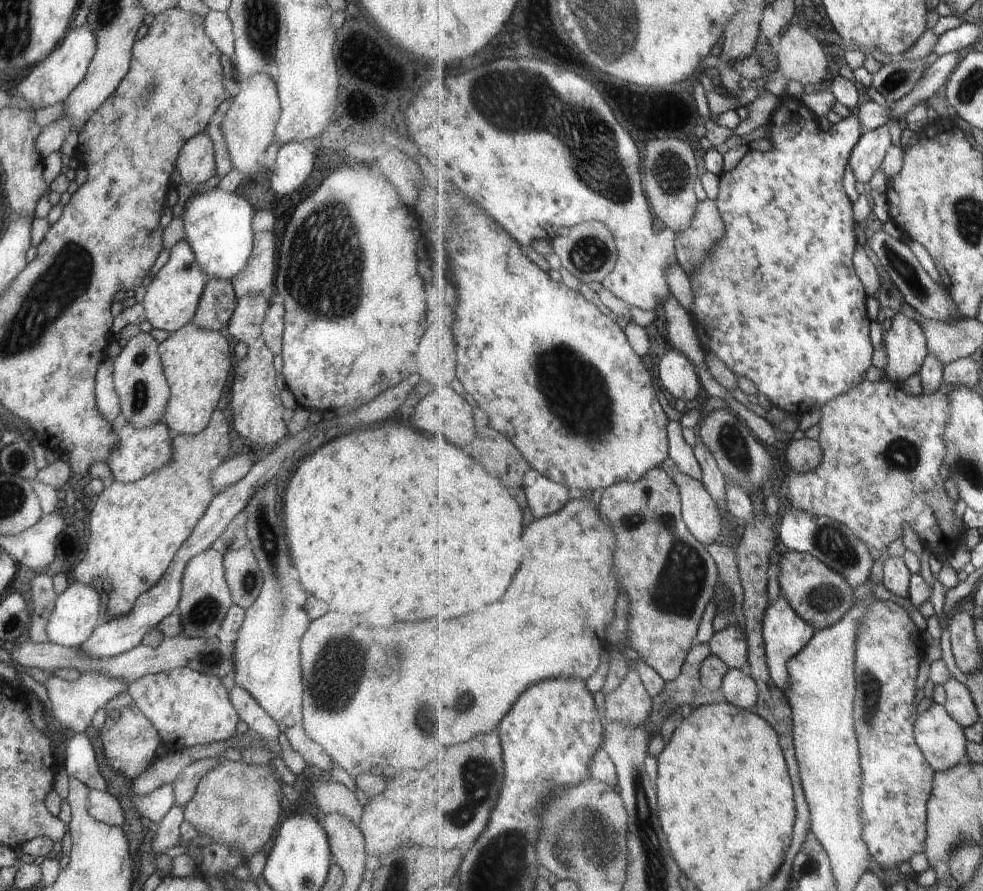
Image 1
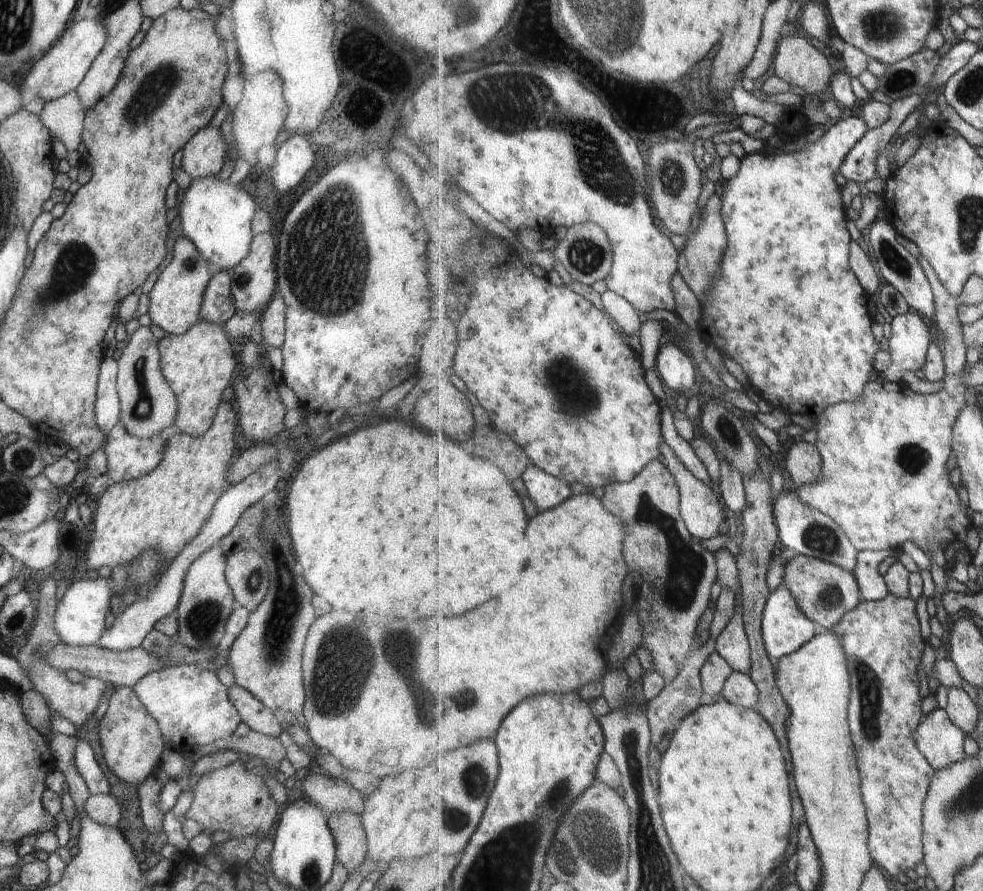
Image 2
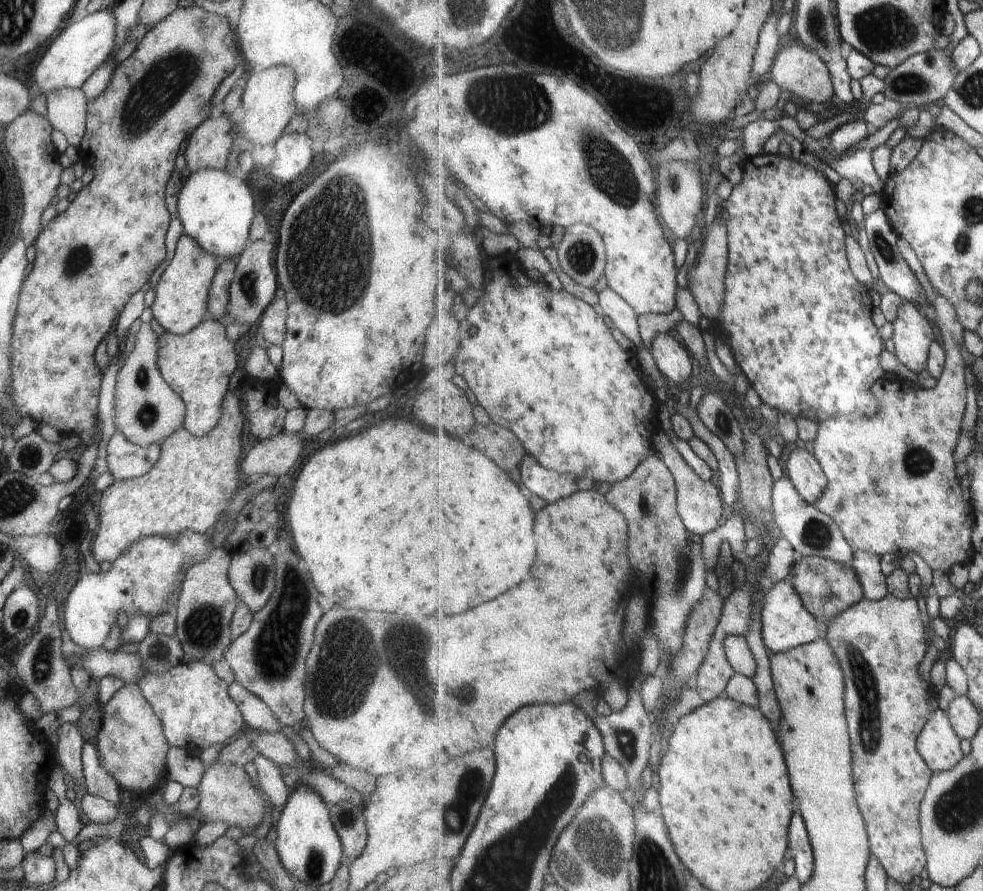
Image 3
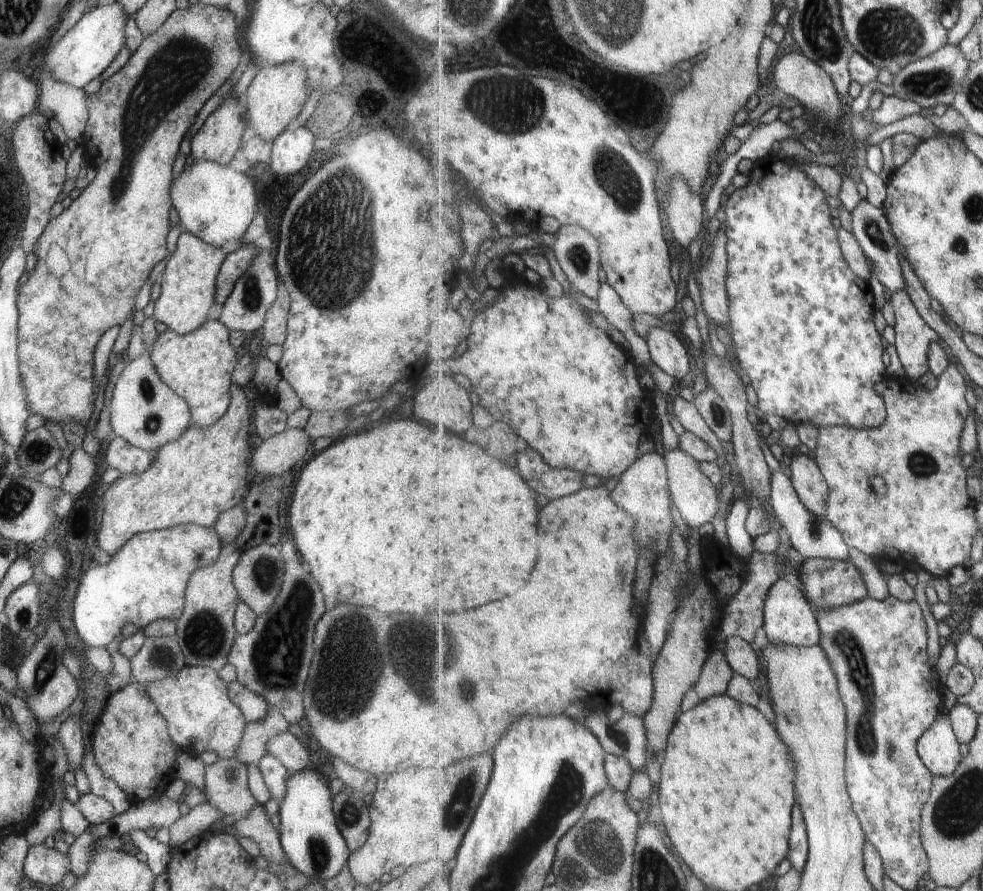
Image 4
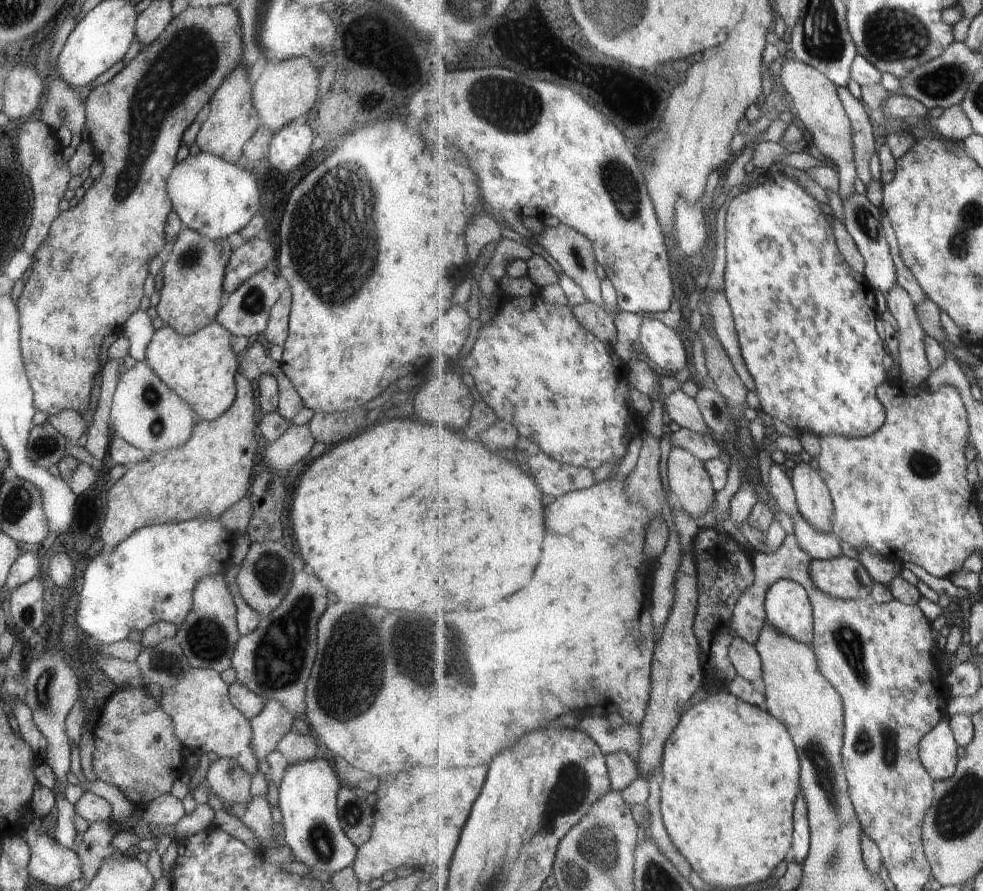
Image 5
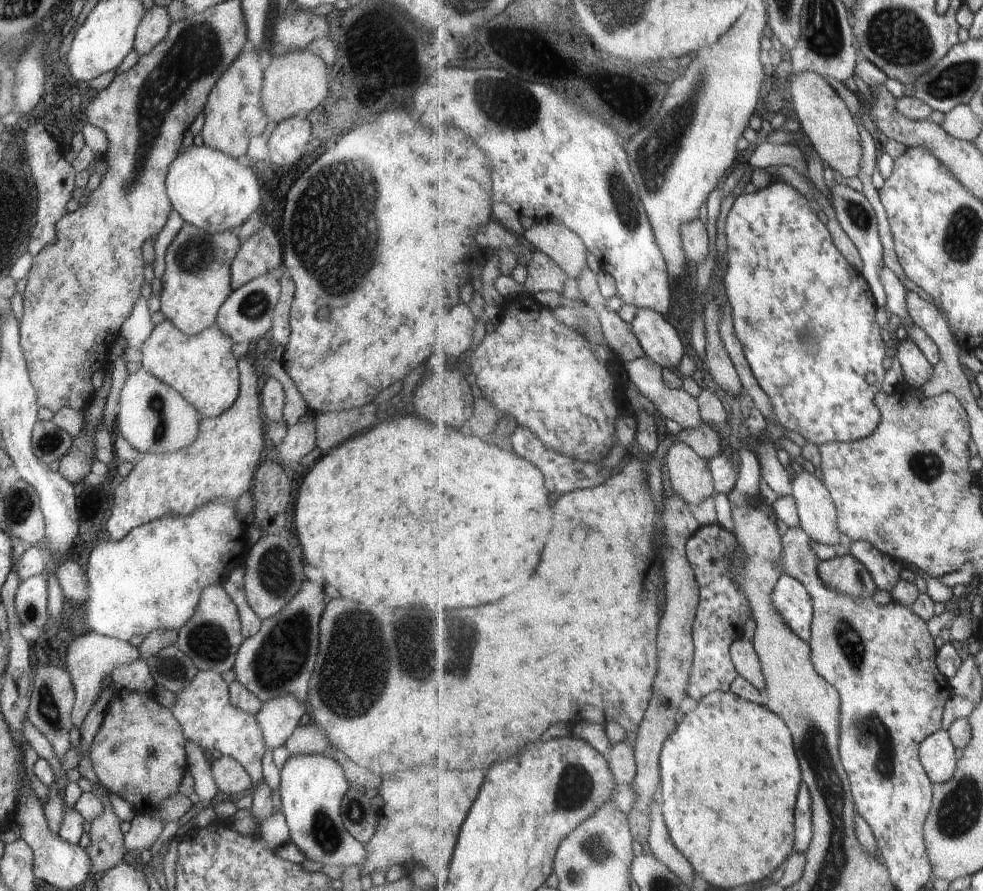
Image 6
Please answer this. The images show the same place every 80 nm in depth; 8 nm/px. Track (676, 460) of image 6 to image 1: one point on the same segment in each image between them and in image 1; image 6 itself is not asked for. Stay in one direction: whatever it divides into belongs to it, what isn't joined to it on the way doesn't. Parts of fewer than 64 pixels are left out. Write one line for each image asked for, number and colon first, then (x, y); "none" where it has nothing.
1: (699, 510)
2: (700, 507)
3: (701, 505)
4: (696, 496)
5: (691, 484)

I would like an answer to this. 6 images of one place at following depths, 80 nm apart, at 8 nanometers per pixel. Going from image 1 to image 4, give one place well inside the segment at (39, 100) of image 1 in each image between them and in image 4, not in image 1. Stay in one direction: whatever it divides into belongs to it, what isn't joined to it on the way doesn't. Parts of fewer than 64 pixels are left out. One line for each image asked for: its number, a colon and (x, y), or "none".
2: (60, 69)
3: (80, 47)
4: (86, 49)

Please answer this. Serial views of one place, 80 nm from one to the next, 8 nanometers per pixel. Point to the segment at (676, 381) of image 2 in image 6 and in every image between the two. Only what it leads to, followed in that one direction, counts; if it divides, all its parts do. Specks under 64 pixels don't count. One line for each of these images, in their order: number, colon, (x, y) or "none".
3: (674, 362)
4: (667, 352)
5: (663, 346)
6: (658, 339)

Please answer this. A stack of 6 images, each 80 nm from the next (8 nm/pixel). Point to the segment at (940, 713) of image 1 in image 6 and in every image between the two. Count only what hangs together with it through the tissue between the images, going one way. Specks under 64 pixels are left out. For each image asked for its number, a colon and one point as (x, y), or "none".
2: (941, 741)
3: (939, 744)
4: (939, 748)
5: (939, 751)
6: (938, 753)

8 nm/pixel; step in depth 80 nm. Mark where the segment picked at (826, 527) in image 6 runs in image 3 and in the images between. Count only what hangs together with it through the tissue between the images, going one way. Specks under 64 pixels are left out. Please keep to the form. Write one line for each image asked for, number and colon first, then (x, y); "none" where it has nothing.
3: (803, 468)
4: (811, 486)
5: (814, 498)

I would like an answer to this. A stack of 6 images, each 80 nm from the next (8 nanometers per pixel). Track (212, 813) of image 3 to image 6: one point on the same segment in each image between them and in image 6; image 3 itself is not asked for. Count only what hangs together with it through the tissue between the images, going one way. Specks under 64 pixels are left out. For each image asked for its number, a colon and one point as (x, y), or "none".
4: (225, 781)
5: (226, 778)
6: (230, 777)

